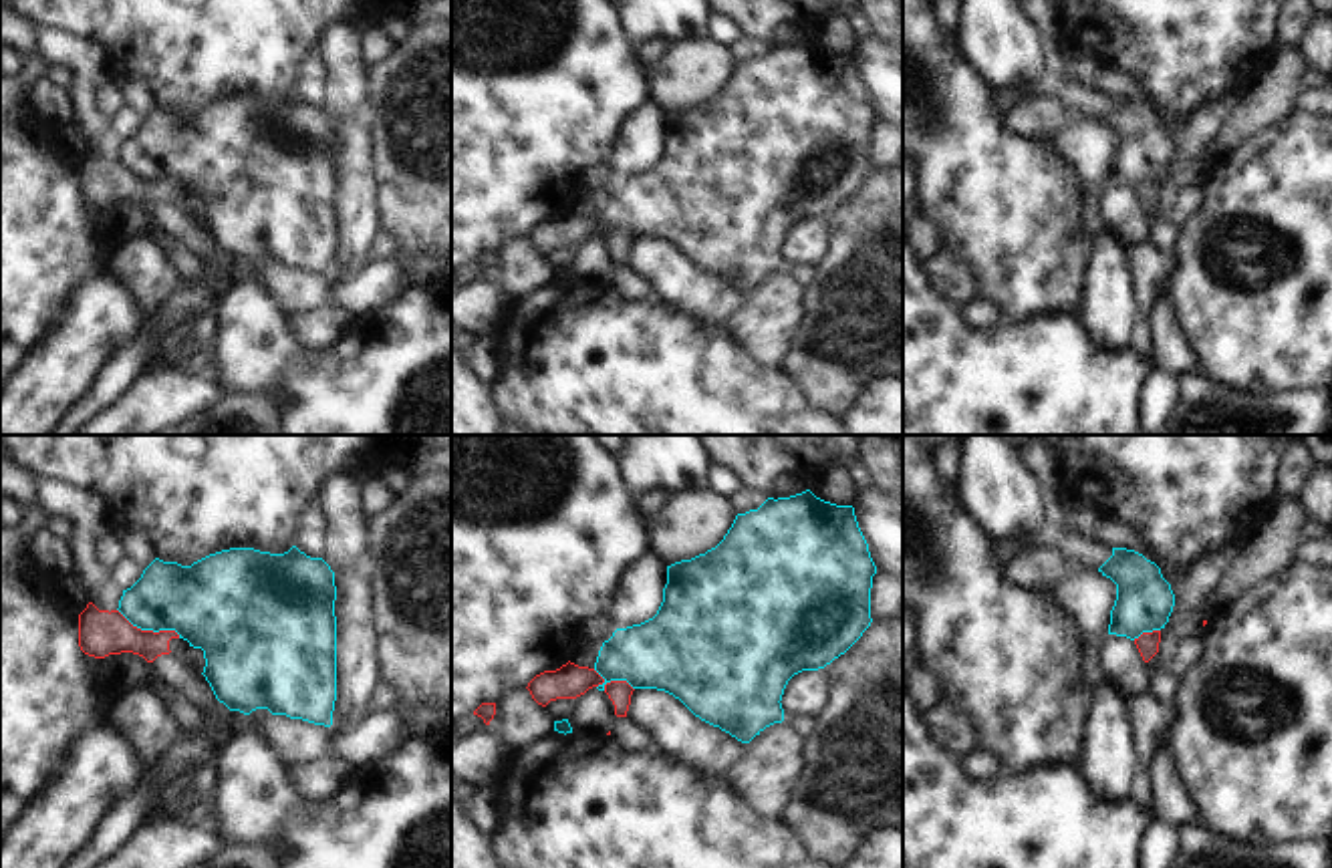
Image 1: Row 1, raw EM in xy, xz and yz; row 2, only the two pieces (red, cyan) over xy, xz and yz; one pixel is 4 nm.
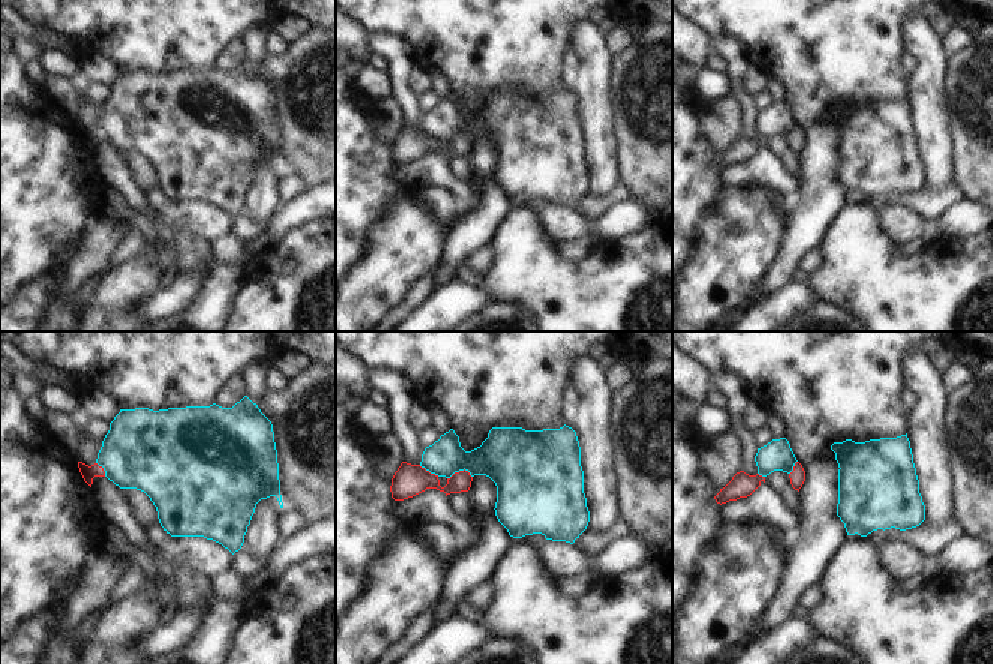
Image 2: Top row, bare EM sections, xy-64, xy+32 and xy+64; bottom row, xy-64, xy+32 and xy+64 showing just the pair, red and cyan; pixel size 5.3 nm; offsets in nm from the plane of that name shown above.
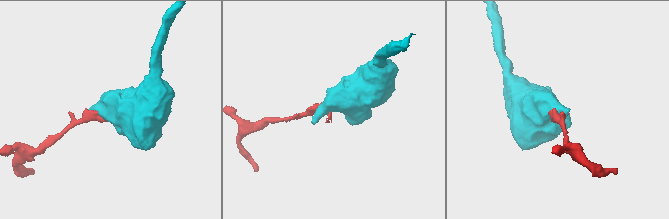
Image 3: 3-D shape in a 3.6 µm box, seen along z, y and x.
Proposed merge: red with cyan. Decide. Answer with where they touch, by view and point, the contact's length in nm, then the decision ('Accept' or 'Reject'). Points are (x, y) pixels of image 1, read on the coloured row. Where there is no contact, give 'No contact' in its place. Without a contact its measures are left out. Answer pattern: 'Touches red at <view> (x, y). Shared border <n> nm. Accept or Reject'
Touches red at xy (150, 631). Shared border 280 nm. Reject.

